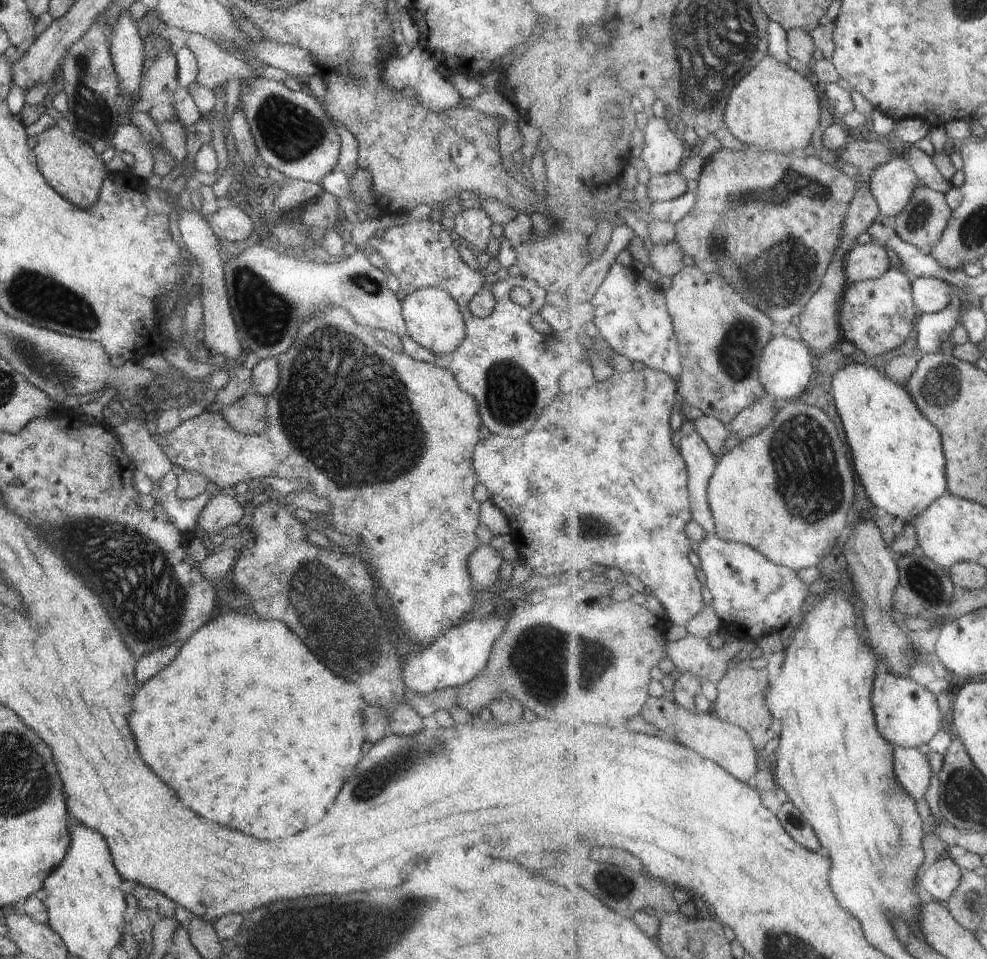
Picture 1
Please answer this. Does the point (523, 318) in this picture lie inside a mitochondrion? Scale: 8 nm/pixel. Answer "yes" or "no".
no

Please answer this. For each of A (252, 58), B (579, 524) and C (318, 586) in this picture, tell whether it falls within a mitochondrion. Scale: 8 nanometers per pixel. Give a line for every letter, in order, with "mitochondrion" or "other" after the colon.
A: other
B: mitochondrion
C: mitochondrion

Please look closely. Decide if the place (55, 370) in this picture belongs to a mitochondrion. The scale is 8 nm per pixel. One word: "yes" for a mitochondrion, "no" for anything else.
yes

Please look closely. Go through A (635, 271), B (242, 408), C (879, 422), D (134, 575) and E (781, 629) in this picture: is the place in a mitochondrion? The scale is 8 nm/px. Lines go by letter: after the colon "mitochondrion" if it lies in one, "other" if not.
A: other
B: other
C: other
D: mitochondrion
E: other

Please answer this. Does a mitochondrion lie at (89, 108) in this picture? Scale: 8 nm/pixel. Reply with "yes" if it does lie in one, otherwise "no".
yes

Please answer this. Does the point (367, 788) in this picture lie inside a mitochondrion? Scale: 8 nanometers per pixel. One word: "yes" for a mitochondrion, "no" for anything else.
yes

